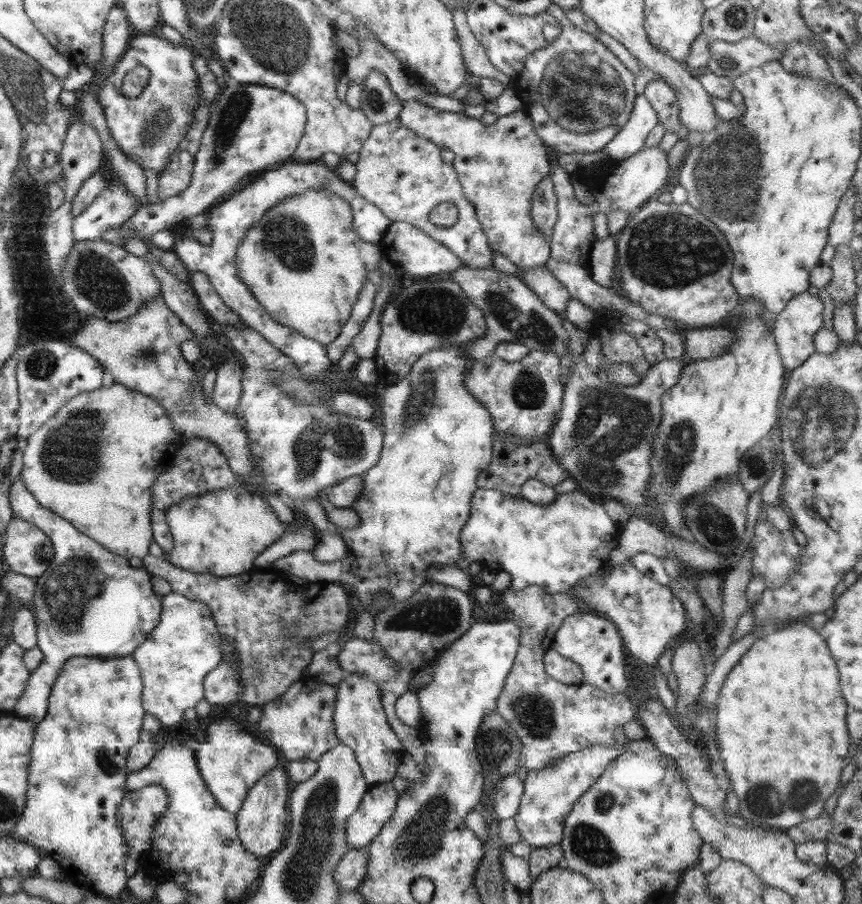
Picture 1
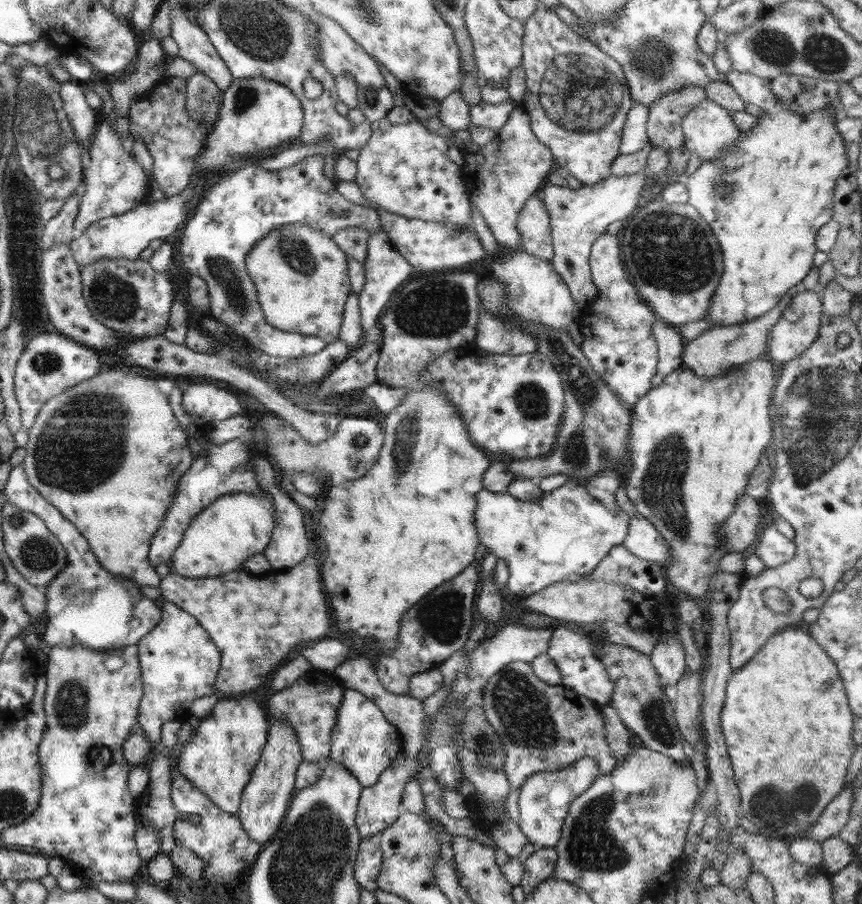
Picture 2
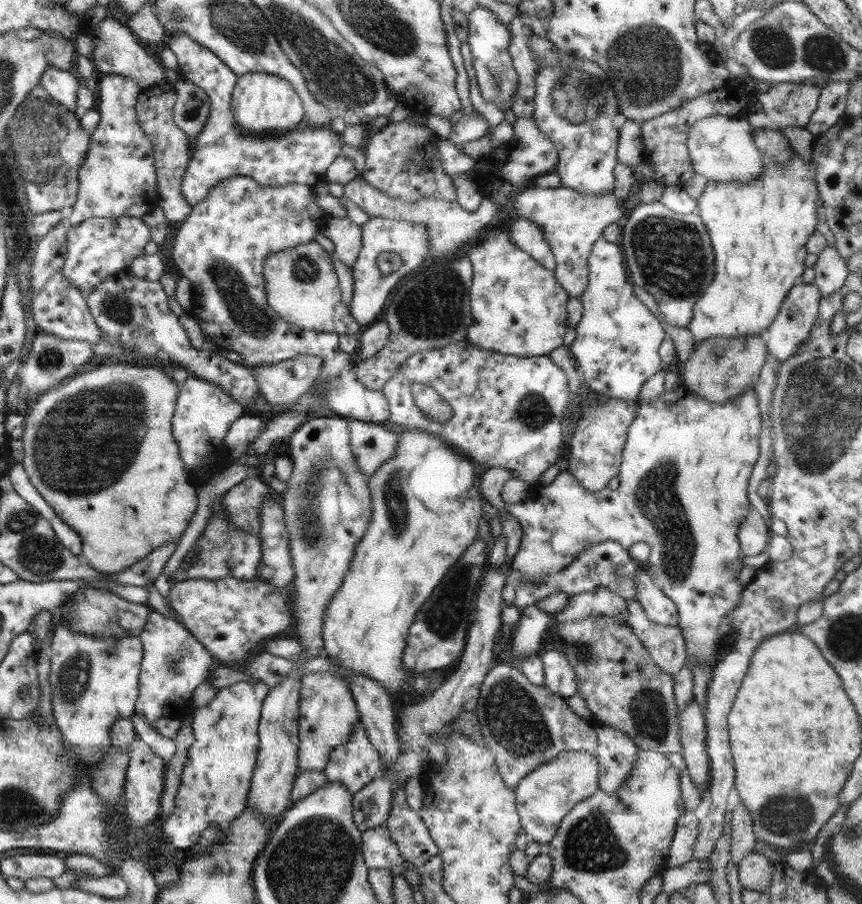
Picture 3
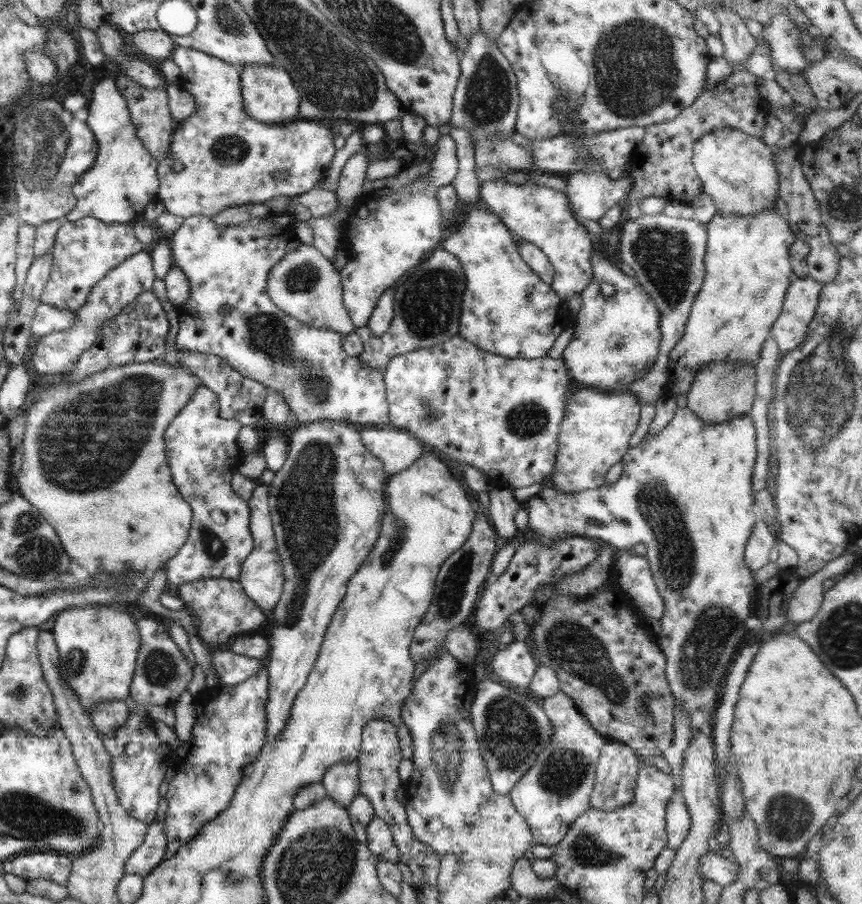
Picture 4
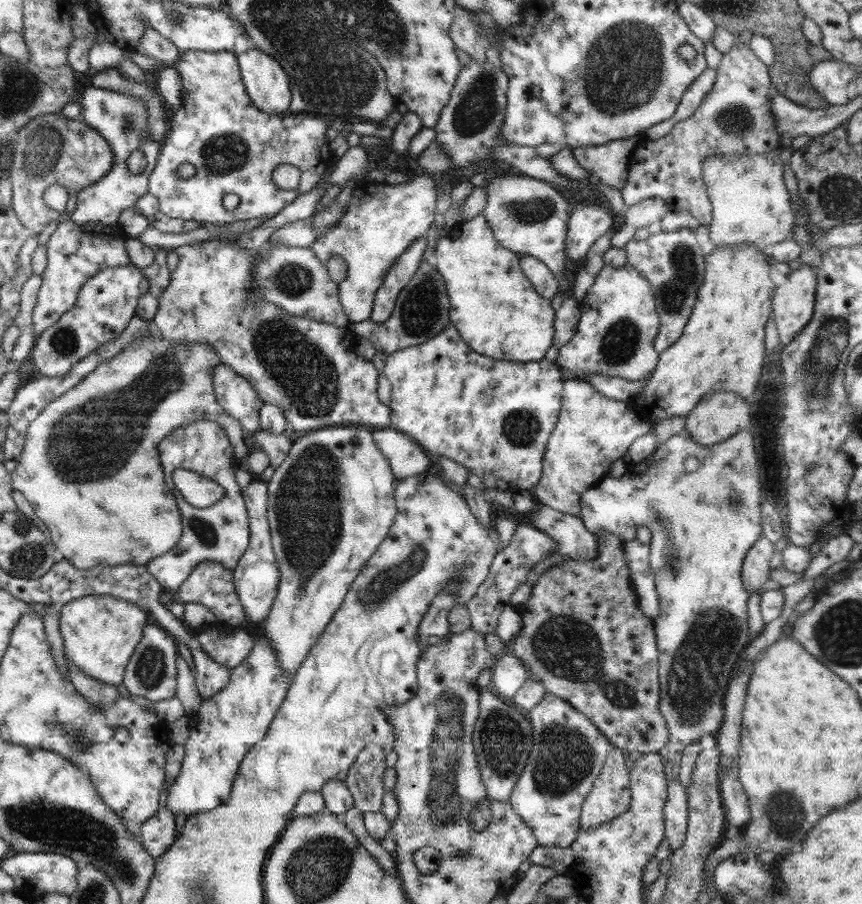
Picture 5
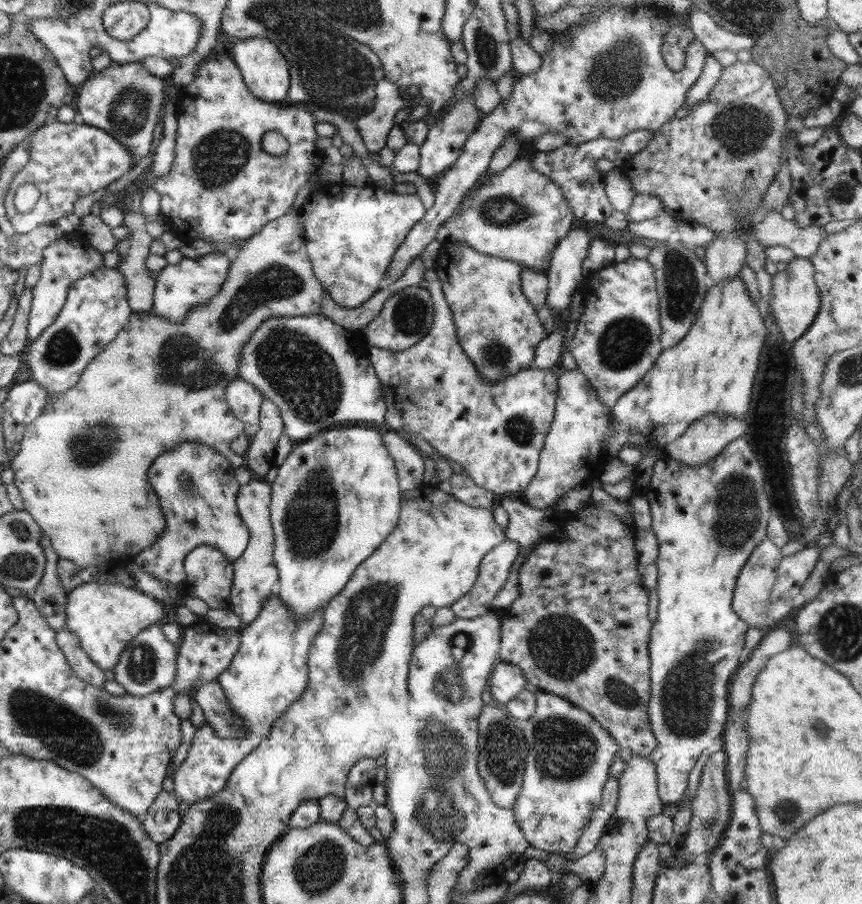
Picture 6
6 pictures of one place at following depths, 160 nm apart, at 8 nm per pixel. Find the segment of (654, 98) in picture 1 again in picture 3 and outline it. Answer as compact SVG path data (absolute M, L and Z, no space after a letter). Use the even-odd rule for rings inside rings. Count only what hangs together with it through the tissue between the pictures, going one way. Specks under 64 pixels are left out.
M738 78L730 80L722 89L711 90L710 93L684 102L683 106L668 110L650 121L643 122L642 141L644 141L643 160L654 165L654 176L652 180L661 182L664 186L686 187L686 183L694 178L694 171L690 162L689 151L687 150L688 133L696 121L716 115L724 115L736 118L745 118L748 111L749 100L754 93L745 92L740 86Z

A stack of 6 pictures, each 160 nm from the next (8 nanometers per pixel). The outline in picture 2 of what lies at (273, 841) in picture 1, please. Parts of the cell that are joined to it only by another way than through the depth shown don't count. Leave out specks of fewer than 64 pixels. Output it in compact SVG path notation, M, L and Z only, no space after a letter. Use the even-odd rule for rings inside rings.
M270 719L268 722L267 743L263 746L259 761L242 791L241 803L235 814L246 834L262 847L268 845L284 820L296 793L296 771L303 761L294 729L280 720Z

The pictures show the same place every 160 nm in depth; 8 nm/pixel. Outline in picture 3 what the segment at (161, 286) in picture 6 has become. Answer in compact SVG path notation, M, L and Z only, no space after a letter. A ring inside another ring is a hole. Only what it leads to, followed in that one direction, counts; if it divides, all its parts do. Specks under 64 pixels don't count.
M234 176L220 181L202 202L191 207L190 214L179 226L172 246L172 260L178 272L190 280L193 286L193 309L190 316L197 319L199 330L220 350L241 354L245 366L278 364L300 354L319 356L323 360L322 374L314 385L320 385L322 379L326 381L321 392L321 402L324 402L324 406L331 408L334 414L343 419L380 424L389 420L389 402L382 391L370 390L356 380L353 371L355 356L341 351L339 335L306 330L287 323L267 303L263 277L266 259L275 252L314 241L318 233L324 234L324 225L329 214L314 203L313 187L314 185L295 182L278 187L260 186L260 183L246 176Z

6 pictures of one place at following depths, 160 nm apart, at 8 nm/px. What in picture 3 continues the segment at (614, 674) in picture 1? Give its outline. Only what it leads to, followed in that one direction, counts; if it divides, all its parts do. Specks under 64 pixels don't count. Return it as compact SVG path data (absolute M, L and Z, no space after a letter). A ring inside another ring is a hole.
M558 650L542 652L544 663L544 686L554 694L562 697L571 697L577 692L574 669L569 665L564 653Z

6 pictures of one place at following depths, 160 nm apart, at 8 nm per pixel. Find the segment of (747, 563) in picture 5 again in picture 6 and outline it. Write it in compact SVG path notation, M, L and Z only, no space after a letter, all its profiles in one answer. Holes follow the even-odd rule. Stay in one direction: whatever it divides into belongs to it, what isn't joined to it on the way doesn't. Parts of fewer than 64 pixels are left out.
M766 537L760 541L758 546L754 547L747 563L740 569L736 582L732 610L736 611L738 618L742 619L750 629L759 631L760 635L772 628L767 627L764 623L766 623L766 609L768 609L768 602L770 602L770 594L775 587L777 568L782 557L780 547Z

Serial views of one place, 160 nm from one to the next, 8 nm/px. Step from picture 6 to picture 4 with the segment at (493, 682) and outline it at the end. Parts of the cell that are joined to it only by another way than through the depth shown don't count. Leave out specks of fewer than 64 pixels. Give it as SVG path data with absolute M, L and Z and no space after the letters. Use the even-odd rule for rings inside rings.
M513 641L500 649L492 658L492 672L502 683L512 688L524 690L533 679L538 663L530 654L526 642Z

